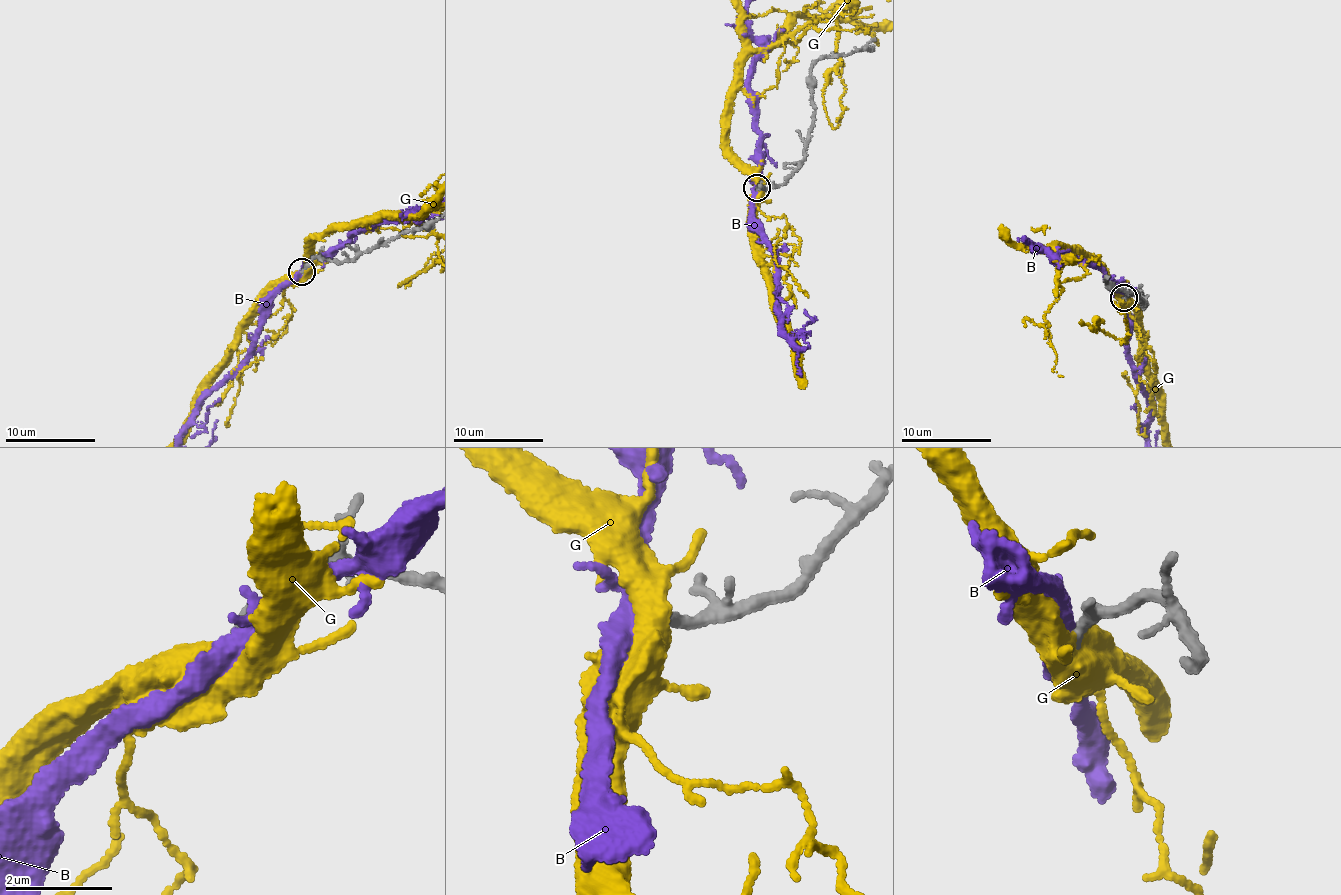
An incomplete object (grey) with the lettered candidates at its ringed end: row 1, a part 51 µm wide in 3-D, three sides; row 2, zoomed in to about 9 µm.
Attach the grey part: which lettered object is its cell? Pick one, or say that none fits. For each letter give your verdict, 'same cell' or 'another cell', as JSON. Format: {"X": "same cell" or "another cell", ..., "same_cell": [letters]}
{"B": "same cell", "G": "another cell", "same_cell": ["B"]}

